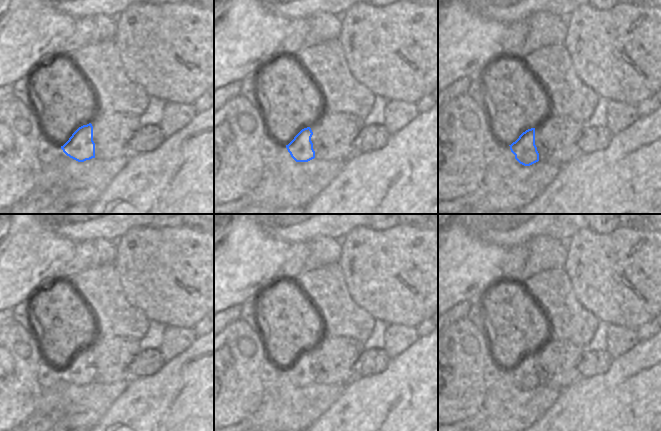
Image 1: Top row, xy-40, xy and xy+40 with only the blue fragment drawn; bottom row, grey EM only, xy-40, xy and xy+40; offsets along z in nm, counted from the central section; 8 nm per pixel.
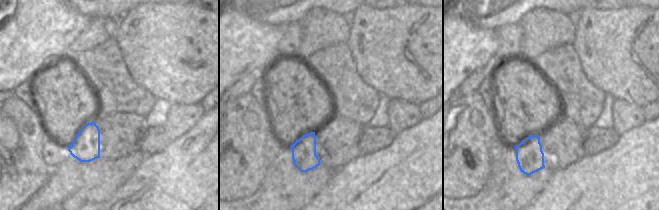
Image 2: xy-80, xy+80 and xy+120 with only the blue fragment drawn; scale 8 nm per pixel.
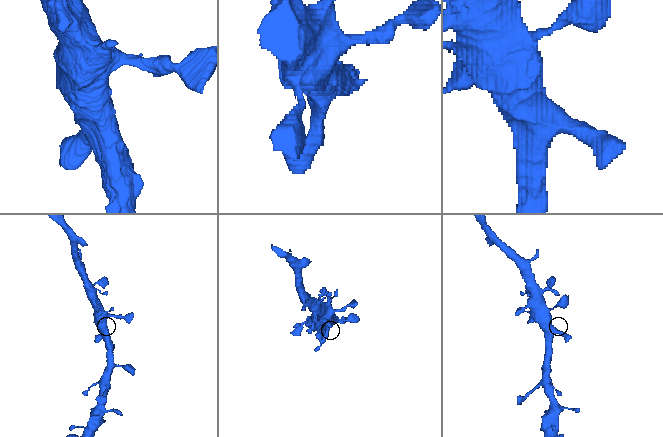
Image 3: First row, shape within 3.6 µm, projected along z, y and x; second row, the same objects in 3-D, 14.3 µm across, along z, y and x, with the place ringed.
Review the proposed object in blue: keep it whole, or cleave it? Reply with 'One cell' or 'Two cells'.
One cell.

